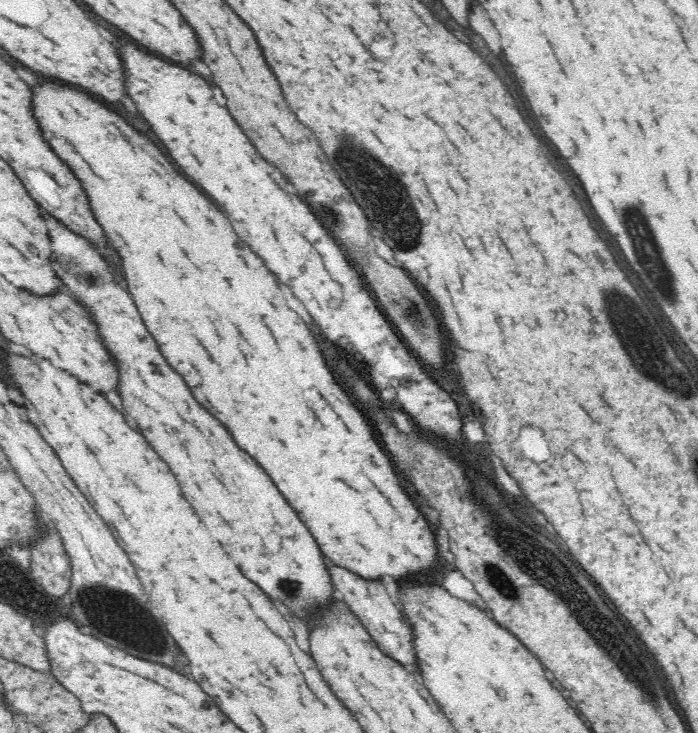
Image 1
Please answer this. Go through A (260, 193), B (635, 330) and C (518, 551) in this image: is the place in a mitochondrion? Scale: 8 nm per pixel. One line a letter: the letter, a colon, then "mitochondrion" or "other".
A: other
B: mitochondrion
C: mitochondrion

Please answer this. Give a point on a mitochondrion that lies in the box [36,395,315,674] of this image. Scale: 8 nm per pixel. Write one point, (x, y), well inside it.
(96, 605)

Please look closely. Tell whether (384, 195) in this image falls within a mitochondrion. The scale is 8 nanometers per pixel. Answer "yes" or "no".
yes

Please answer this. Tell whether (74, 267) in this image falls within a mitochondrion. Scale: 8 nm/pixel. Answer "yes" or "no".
yes

